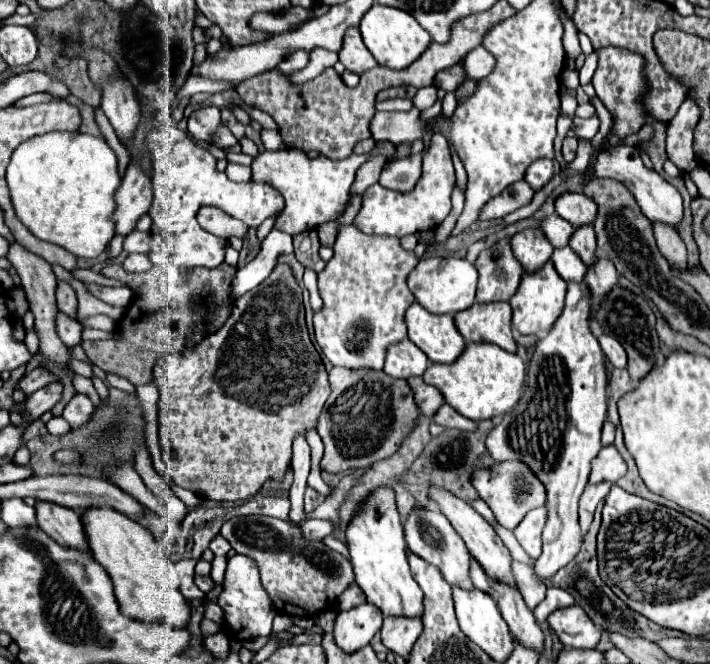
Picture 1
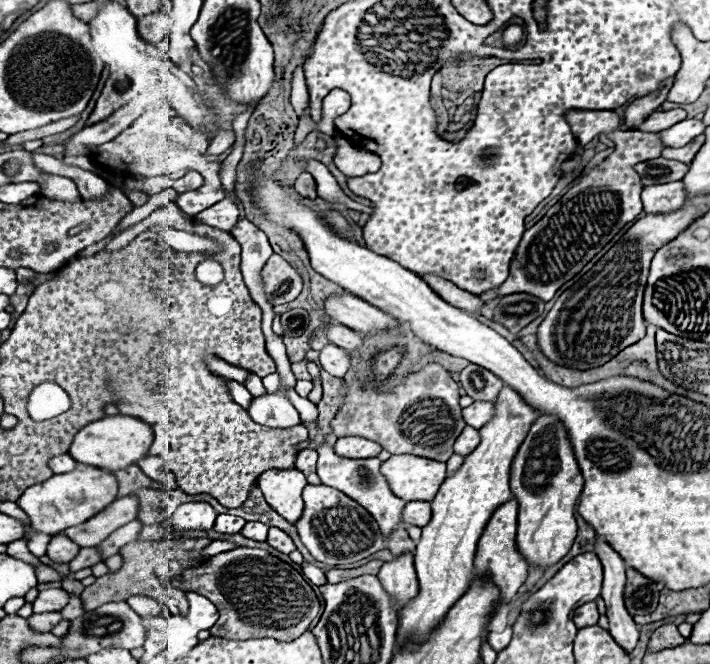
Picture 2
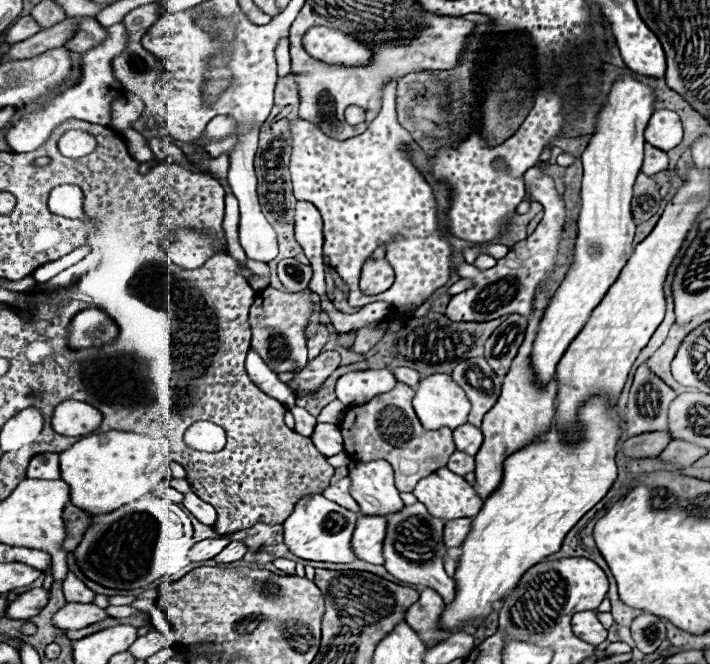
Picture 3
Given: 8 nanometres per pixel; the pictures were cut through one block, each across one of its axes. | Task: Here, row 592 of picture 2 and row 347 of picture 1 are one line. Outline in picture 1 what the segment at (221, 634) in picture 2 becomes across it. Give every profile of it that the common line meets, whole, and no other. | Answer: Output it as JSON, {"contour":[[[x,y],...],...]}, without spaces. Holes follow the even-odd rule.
{"contour":[[[278,264],[276,270],[268,276],[268,280],[264,280],[256,290],[246,292],[232,308],[230,318],[222,324],[222,328],[218,328],[214,334],[206,336],[194,350],[184,350],[182,356],[178,358],[170,358],[170,356],[160,356],[156,366],[154,366],[154,380],[158,384],[160,390],[160,444],[162,444],[162,454],[164,454],[164,462],[170,470],[170,478],[174,484],[188,488],[200,496],[206,496],[210,500],[226,500],[226,502],[236,502],[236,500],[248,500],[250,496],[254,496],[268,478],[272,480],[282,480],[284,474],[290,470],[290,462],[292,462],[292,440],[296,436],[304,436],[306,430],[316,428],[318,426],[318,416],[324,408],[324,402],[328,398],[328,372],[324,368],[324,362],[320,358],[320,354],[316,352],[310,336],[308,336],[308,328],[304,322],[304,304],[302,304],[302,288],[298,286],[294,272],[290,268],[290,264]]]}

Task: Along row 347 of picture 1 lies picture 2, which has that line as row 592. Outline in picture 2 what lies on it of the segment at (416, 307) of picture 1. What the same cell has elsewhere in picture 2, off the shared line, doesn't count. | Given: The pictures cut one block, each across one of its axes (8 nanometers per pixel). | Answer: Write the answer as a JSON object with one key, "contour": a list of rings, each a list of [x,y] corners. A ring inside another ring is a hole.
{"contour":[[[504,386],[496,400],[496,418],[482,426],[478,448],[466,456],[464,466],[456,474],[448,476],[436,498],[432,500],[432,518],[422,528],[422,536],[414,550],[414,566],[418,576],[418,594],[400,610],[396,646],[402,648],[408,642],[420,644],[442,624],[448,610],[464,596],[474,580],[474,554],[478,538],[498,506],[512,500],[510,492],[510,464],[518,452],[526,430],[540,416],[530,408],[524,398],[512,388]]]}

